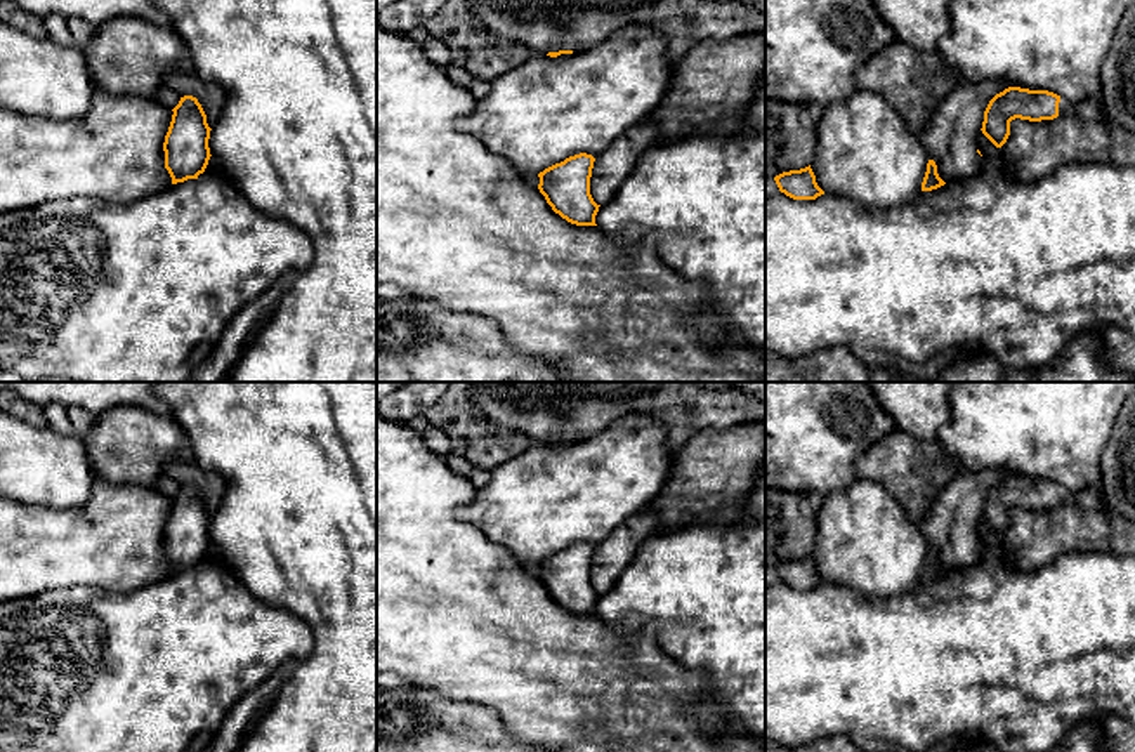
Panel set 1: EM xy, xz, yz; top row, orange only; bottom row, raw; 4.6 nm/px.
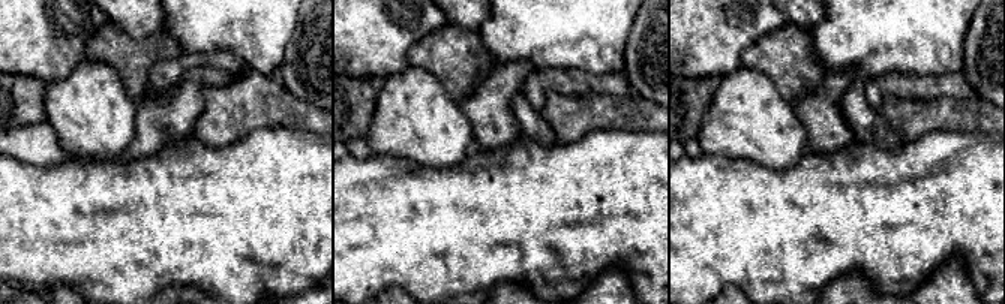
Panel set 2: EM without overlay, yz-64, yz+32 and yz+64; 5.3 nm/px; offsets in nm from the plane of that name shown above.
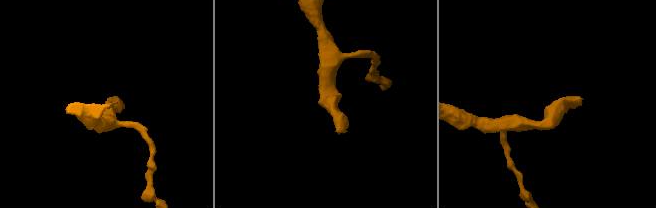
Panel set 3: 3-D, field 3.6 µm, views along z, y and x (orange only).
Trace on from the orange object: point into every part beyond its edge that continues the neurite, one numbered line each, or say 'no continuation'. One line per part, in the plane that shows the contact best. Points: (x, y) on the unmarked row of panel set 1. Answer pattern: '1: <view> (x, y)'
1: yz (1090, 497)

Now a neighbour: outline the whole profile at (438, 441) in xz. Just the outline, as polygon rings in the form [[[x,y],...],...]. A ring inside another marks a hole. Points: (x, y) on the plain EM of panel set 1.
[[[430,425],[423,434],[422,434],[425,445],[432,453],[436,453],[441,458],[446,458],[451,453],[451,441],[449,438],[439,431],[437,427]]]

